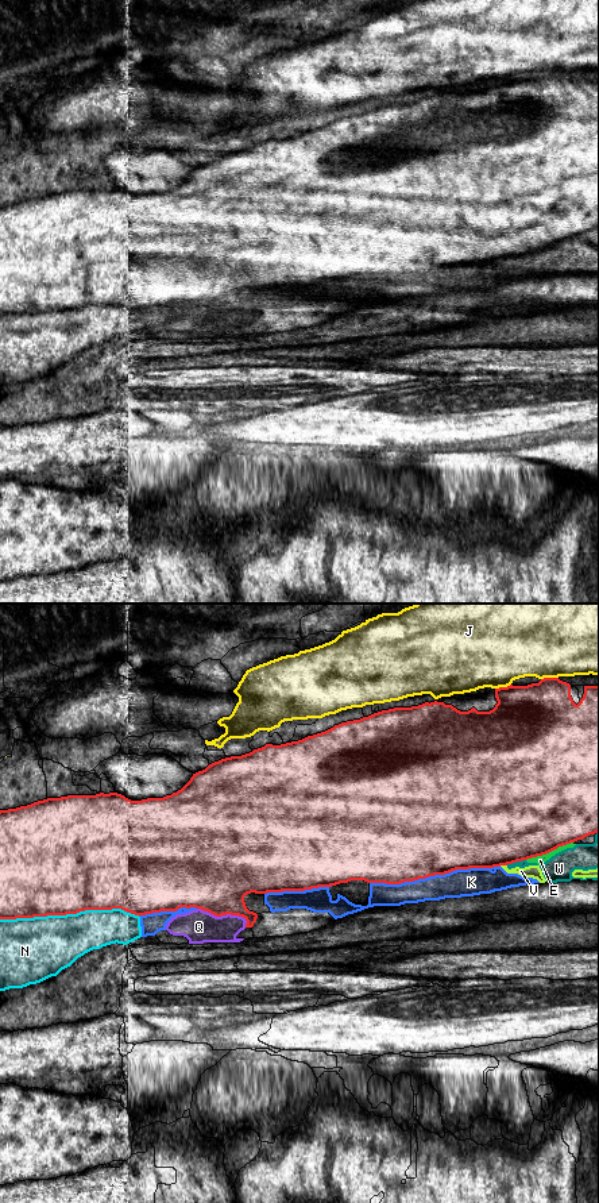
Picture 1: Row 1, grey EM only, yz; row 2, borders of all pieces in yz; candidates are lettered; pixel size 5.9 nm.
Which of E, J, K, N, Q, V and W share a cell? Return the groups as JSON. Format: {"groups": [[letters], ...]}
{"groups": [["E", "Q", "V", "W"], ["J"], ["K", "N"]]}

